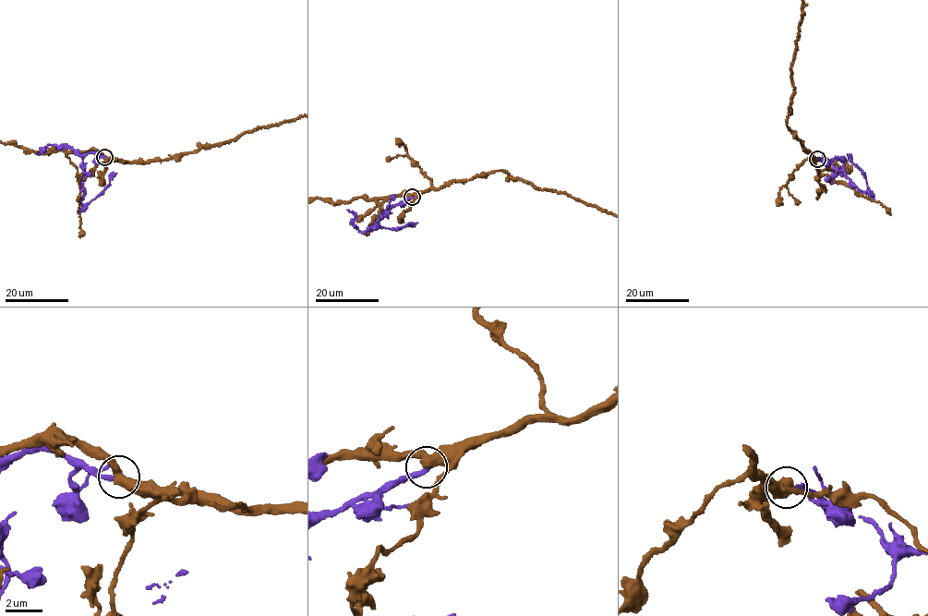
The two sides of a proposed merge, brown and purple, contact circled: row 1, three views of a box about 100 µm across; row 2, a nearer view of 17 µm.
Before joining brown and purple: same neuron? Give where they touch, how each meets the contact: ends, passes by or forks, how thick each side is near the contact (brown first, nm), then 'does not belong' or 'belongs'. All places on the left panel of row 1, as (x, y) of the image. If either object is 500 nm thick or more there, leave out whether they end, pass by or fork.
(104, 157) | brown passes by | purple ends | 440/320 nm | does not belong

